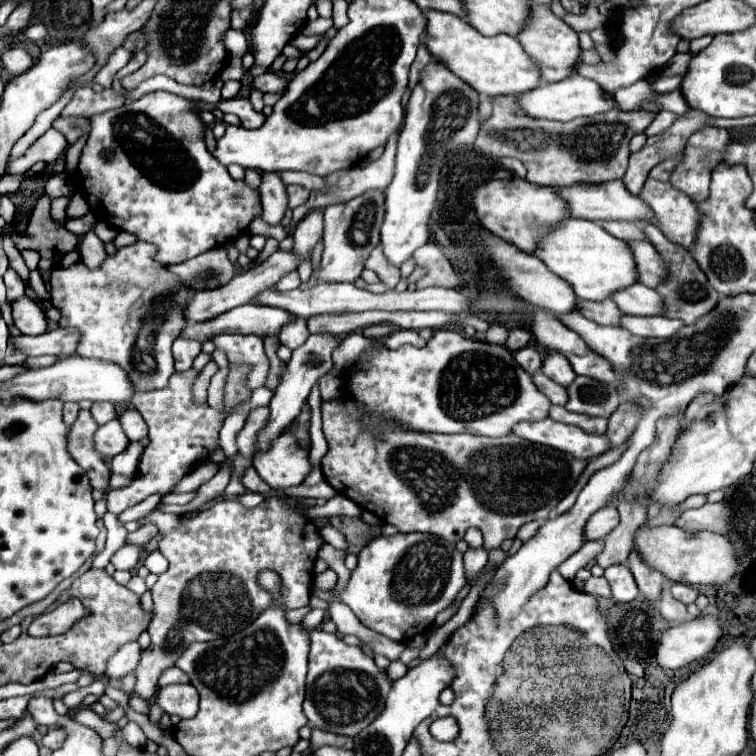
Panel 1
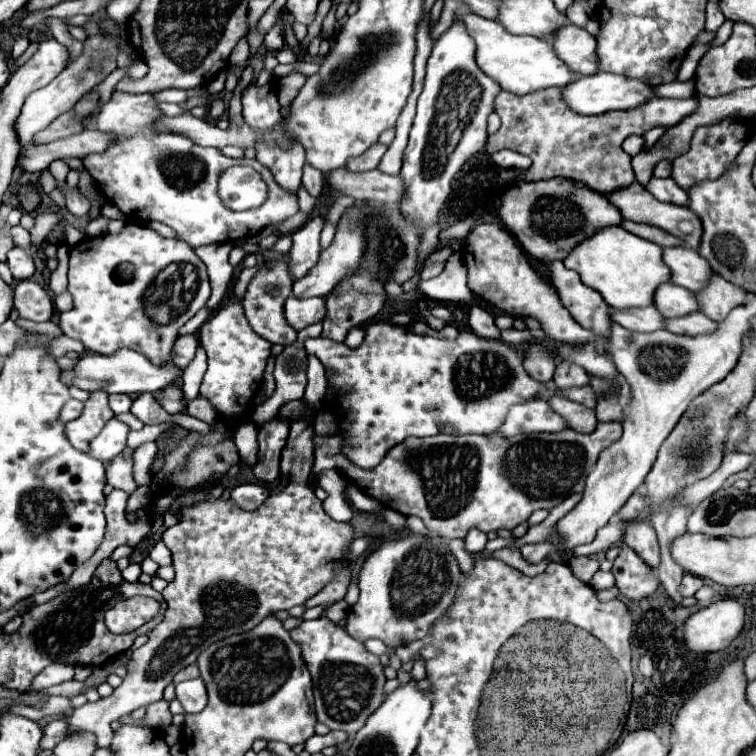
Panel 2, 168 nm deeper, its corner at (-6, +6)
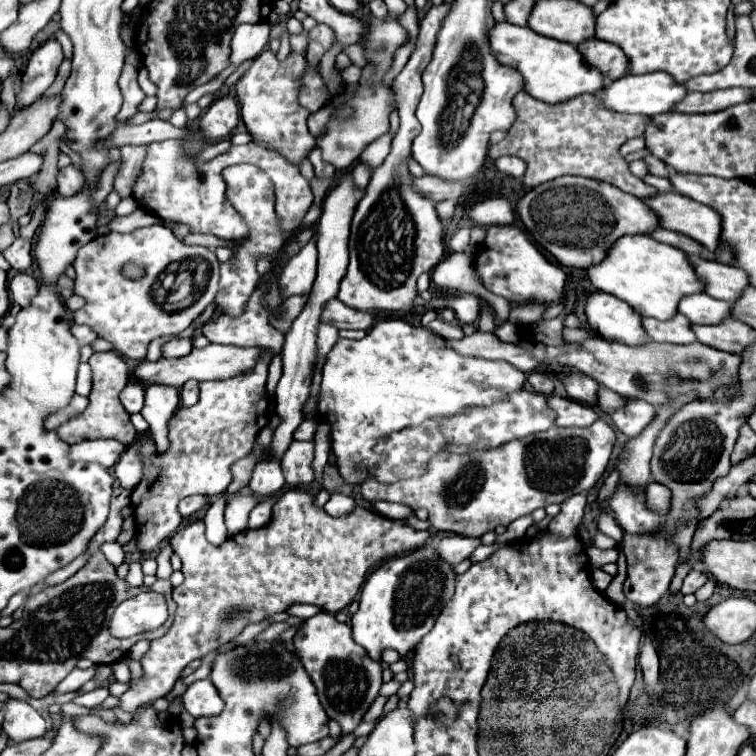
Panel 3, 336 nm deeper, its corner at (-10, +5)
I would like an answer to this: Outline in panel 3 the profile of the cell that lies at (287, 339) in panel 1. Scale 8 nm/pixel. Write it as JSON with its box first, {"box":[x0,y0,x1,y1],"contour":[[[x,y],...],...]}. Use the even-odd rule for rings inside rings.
{"box":[316,319,526,485],"contour":[[[390,319],[378,321],[360,341],[338,339],[322,369],[316,411],[332,427],[332,451],[340,475],[346,483],[360,485],[366,479],[362,451],[370,451],[380,439],[430,417],[440,419],[464,407],[490,405],[522,389],[524,383],[526,373],[506,361],[462,357],[444,347],[430,329]]]}

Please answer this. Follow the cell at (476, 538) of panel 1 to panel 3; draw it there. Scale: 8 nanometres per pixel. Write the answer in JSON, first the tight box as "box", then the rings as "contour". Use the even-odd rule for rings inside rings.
{"box":[438,535,480,565],"contour":[[[450,535],[444,537],[438,545],[438,555],[442,555],[442,559],[446,559],[446,563],[450,565],[458,565],[460,561],[468,559],[470,553],[480,545],[480,539],[472,539],[472,537],[462,537],[462,535]]]}

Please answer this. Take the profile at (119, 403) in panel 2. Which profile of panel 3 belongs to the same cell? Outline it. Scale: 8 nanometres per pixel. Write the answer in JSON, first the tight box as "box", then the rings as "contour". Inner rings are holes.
{"box":[120,381,144,413],"contour":[[[130,381],[124,391],[120,393],[120,401],[126,407],[128,413],[140,413],[142,405],[144,405],[144,387],[142,383],[134,383]]]}

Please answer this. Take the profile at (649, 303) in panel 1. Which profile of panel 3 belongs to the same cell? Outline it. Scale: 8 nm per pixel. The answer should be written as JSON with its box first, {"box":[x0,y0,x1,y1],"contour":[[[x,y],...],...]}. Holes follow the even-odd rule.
{"box":[678,293,730,325],"contour":[[[706,293],[688,295],[680,301],[678,311],[694,325],[718,325],[730,317],[730,303],[718,301]]]}

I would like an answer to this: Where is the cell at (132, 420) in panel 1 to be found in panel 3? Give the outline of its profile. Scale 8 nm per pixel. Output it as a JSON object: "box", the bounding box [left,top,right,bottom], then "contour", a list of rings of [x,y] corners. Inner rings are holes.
{"box":[142,383,178,451],"contour":[[[154,383],[146,387],[146,401],[142,407],[142,417],[150,425],[150,433],[158,445],[158,451],[168,447],[168,421],[178,409],[178,389]]]}

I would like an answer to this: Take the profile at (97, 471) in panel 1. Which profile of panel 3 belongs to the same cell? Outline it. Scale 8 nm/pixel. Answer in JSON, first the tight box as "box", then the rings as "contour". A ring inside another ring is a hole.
{"box":[56,351,136,445],"contour":[[[102,351],[102,353],[94,353],[90,357],[90,367],[94,373],[94,387],[90,393],[90,403],[86,407],[86,411],[82,415],[78,415],[76,419],[70,419],[66,423],[62,423],[56,433],[60,435],[62,441],[66,443],[78,443],[84,439],[116,439],[122,441],[122,445],[130,445],[136,439],[136,429],[130,423],[130,413],[124,411],[122,403],[120,403],[120,391],[128,385],[130,381],[130,367],[128,363],[114,351]]]}

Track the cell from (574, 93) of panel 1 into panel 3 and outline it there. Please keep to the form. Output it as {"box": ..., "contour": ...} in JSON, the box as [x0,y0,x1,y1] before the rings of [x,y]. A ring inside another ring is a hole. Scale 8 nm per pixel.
{"box":[598,71,688,117],"contour":[[[662,71],[652,73],[652,75],[628,75],[628,77],[616,79],[598,93],[600,101],[608,109],[620,111],[620,113],[640,113],[640,115],[646,115],[646,117],[672,111],[674,105],[684,99],[684,95],[688,95],[686,87],[682,83],[676,83],[672,79],[672,75],[666,75]]]}

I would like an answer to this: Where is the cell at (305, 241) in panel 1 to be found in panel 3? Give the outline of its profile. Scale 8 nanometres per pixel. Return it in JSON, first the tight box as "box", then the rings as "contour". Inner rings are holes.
{"box":[280,235,316,299],"contour":[[[316,235],[296,253],[292,259],[286,261],[282,273],[280,273],[280,295],[282,299],[288,299],[292,295],[308,295],[312,289],[312,283],[316,279]]]}

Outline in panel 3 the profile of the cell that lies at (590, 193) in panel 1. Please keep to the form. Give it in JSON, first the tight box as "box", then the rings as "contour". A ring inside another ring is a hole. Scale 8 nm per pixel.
{"box":[646,191,722,251],"contour":[[[674,191],[656,195],[646,203],[658,213],[662,227],[688,235],[710,251],[718,249],[718,235],[722,233],[722,225],[718,213],[712,207],[700,205],[690,197]]]}

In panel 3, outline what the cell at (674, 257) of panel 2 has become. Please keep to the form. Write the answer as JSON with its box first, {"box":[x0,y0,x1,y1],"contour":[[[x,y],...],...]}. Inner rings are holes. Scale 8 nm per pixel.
{"box":[690,257,750,303],"contour":[[[690,257],[690,259],[694,263],[698,277],[706,283],[706,293],[714,299],[724,299],[734,303],[742,297],[742,291],[750,285],[748,275],[738,267],[730,267],[718,261],[706,261],[702,257]]]}

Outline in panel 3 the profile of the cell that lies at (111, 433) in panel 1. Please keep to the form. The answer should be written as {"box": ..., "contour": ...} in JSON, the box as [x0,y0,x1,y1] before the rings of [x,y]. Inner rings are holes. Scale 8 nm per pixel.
{"box":[68,439,126,469],"contour":[[[98,439],[98,441],[82,441],[70,445],[68,457],[72,461],[84,461],[84,463],[98,463],[106,469],[110,469],[122,455],[126,447],[114,439]]]}

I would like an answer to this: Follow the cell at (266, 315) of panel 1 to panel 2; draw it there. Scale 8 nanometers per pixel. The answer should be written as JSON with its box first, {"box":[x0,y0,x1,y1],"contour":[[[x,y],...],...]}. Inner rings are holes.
{"box":[284,296,326,330],"contour":[[[290,296],[286,300],[284,306],[284,314],[286,314],[286,322],[294,328],[294,330],[302,330],[310,324],[322,322],[326,316],[326,308],[324,308],[324,298],[294,298]]]}

